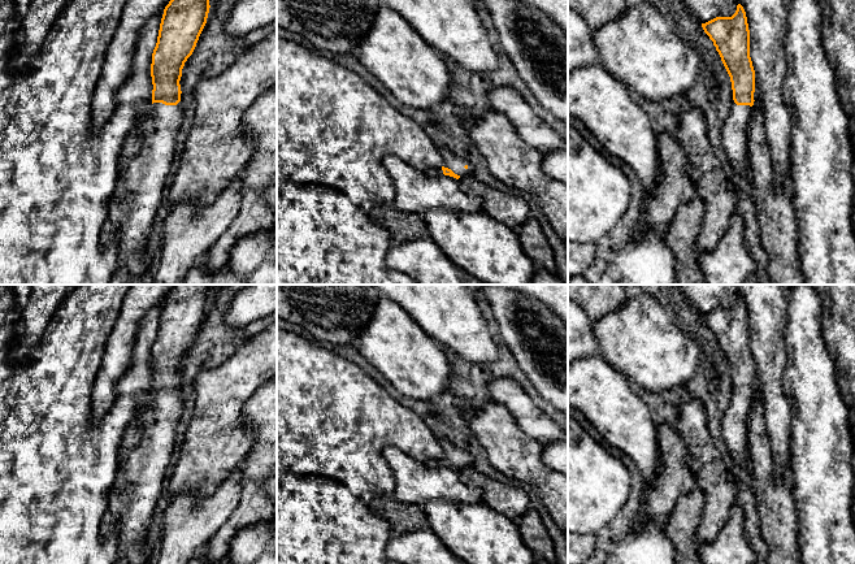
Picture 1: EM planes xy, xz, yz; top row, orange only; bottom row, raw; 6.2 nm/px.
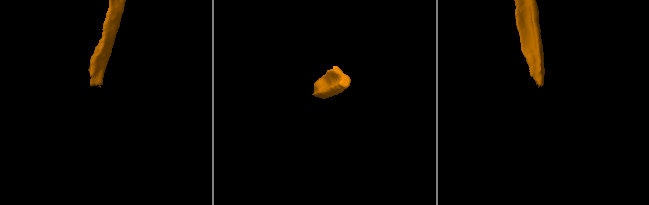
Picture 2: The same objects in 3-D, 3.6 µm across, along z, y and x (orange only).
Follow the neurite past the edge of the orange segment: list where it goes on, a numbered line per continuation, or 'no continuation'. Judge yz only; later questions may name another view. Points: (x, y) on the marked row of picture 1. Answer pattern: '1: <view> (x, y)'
1: yz (734, 131)

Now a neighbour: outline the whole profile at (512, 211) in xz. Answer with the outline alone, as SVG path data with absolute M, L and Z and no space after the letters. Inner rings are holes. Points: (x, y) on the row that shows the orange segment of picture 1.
M469 175L460 177L459 186L464 192L478 195L482 199L482 212L489 217L503 222L512 230L517 230L530 217L529 203L524 199L504 194L476 179L469 186L470 178Z

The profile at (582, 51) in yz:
M568 8L568 73L602 62L593 34L583 16Z

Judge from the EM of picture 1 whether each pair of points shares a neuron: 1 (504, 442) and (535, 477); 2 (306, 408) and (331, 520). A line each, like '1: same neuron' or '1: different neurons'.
1: same neuron
2: different neurons

